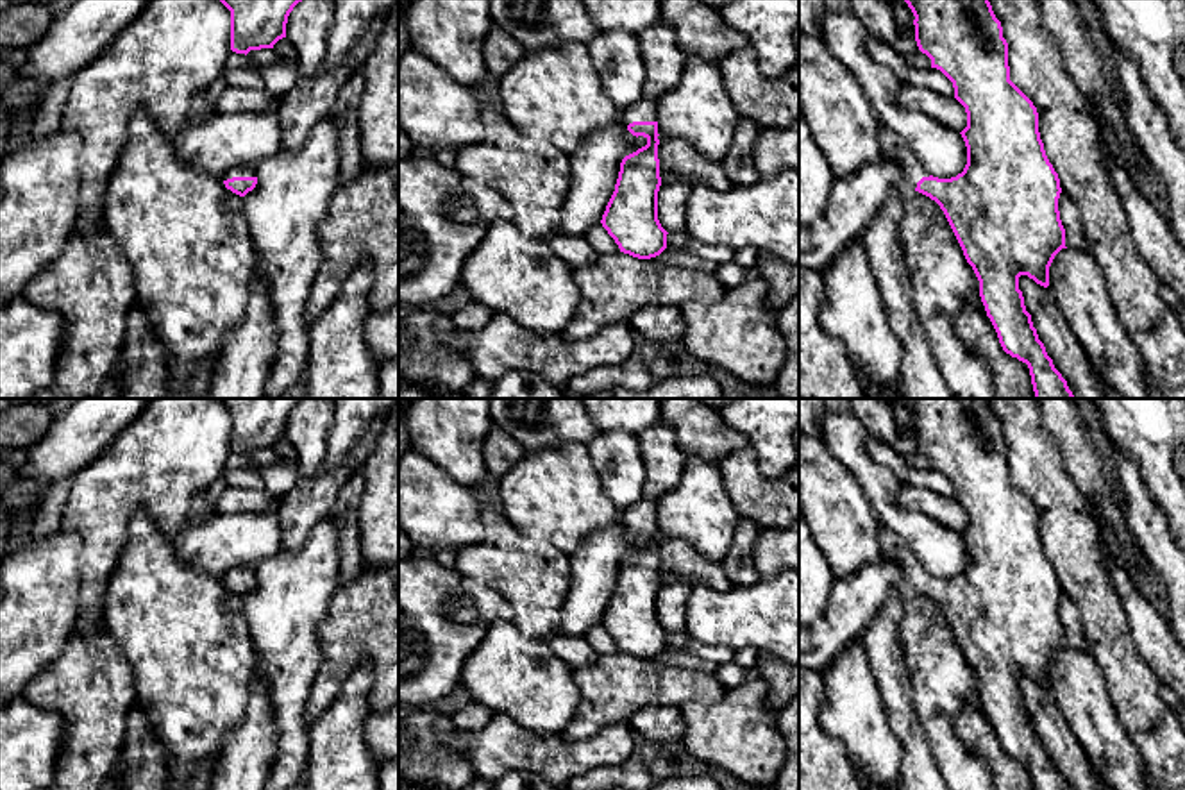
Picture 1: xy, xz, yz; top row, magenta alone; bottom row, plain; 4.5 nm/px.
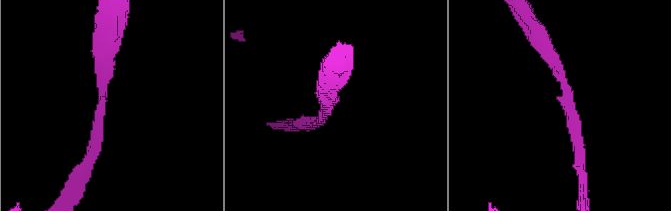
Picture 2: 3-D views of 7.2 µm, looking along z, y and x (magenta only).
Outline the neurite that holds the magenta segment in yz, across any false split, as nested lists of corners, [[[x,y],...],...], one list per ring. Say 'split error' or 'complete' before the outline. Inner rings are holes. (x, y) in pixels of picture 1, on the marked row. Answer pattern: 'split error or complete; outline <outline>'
split error; outline [[[904,0],[915,20],[915,41],[954,88],[965,107],[967,127],[960,132],[967,164],[951,179],[929,175],[908,143],[879,122],[878,139],[887,159],[903,170],[904,189],[935,200],[944,211],[967,263],[979,281],[979,297],[1006,354],[1026,363],[1035,399],[1074,399],[1067,381],[1055,368],[1026,311],[1019,277],[1049,286],[1049,266],[1065,247],[1060,220],[1062,193],[1058,173],[1049,163],[1038,132],[1033,102],[1010,80],[1008,43],[988,0]]]

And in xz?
split error; outline [[[640,98],[622,111],[622,122],[633,136],[643,136],[647,145],[622,159],[615,191],[601,223],[620,252],[651,259],[667,248],[668,234],[658,220],[661,177],[656,100]]]

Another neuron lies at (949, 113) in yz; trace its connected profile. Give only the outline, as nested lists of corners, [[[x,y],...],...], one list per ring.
[[[903,84],[901,104],[912,111],[928,114],[958,134],[967,127],[965,107],[954,97],[947,98],[928,88]]]

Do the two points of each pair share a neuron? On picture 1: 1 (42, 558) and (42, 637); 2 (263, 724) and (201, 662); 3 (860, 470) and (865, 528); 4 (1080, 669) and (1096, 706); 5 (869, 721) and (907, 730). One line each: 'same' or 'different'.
1: same
2: different
3: different
4: same
5: different

